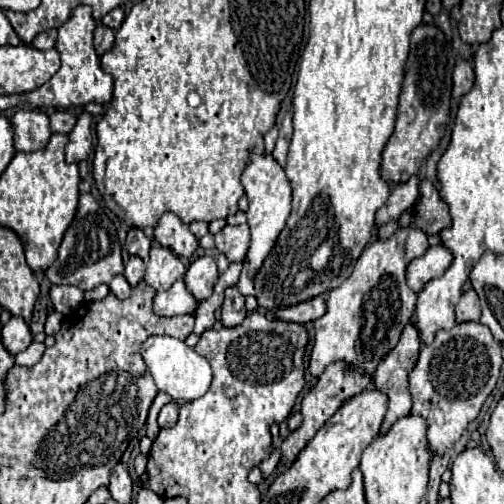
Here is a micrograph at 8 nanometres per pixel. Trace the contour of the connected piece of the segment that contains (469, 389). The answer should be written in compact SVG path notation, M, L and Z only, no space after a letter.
M463 322L453 326L451 330L439 330L433 344L421 350L417 364L409 374L409 390L413 396L411 414L419 414L429 422L427 440L433 454L447 452L461 438L469 422L477 418L483 402L497 384L499 368L501 368L501 344L495 342L491 330L479 322Z

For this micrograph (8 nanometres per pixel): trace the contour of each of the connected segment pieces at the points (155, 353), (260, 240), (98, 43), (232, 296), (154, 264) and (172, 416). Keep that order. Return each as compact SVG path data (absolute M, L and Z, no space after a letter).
M149 336L141 346L143 360L161 392L167 392L177 402L191 402L201 398L211 386L211 366L199 356L193 348L185 346L185 342L171 336Z
M249 154L251 162L245 168L241 176L241 184L245 188L245 194L249 198L249 210L247 210L247 222L251 226L251 246L247 252L249 258L249 274L253 276L259 266L263 264L265 256L269 254L271 246L275 244L279 232L285 226L285 220L291 214L291 184L287 182L285 170L271 154Z
M103 24L97 26L95 30L95 50L97 56L103 56L107 50L111 50L111 46L115 44L115 32Z
M227 288L225 290L225 302L221 308L221 324L225 328L235 328L245 320L245 316L247 316L245 298L239 294L237 288Z
M157 242L151 246L151 258L147 262L145 282L153 286L157 292L169 290L175 280L185 276L185 266L173 250L159 246Z
M169 402L161 408L159 412L159 428L169 428L177 422L177 414L179 414L179 404Z

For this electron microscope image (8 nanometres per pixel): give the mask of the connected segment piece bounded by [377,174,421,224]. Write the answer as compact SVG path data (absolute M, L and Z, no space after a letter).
M415 174L407 182L393 186L389 200L377 212L377 224L385 224L389 220L397 220L405 210L413 208L415 202L417 202L417 196L419 196L419 182L421 182L421 178Z

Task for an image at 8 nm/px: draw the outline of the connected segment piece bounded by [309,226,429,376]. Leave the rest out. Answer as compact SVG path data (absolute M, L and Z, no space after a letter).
M399 228L391 238L377 238L359 256L353 274L327 296L327 312L313 322L313 350L309 372L319 376L331 362L345 360L357 370L375 372L381 358L395 348L405 324L411 320L417 294L407 286L405 272L411 260L429 248L427 234L419 228Z

